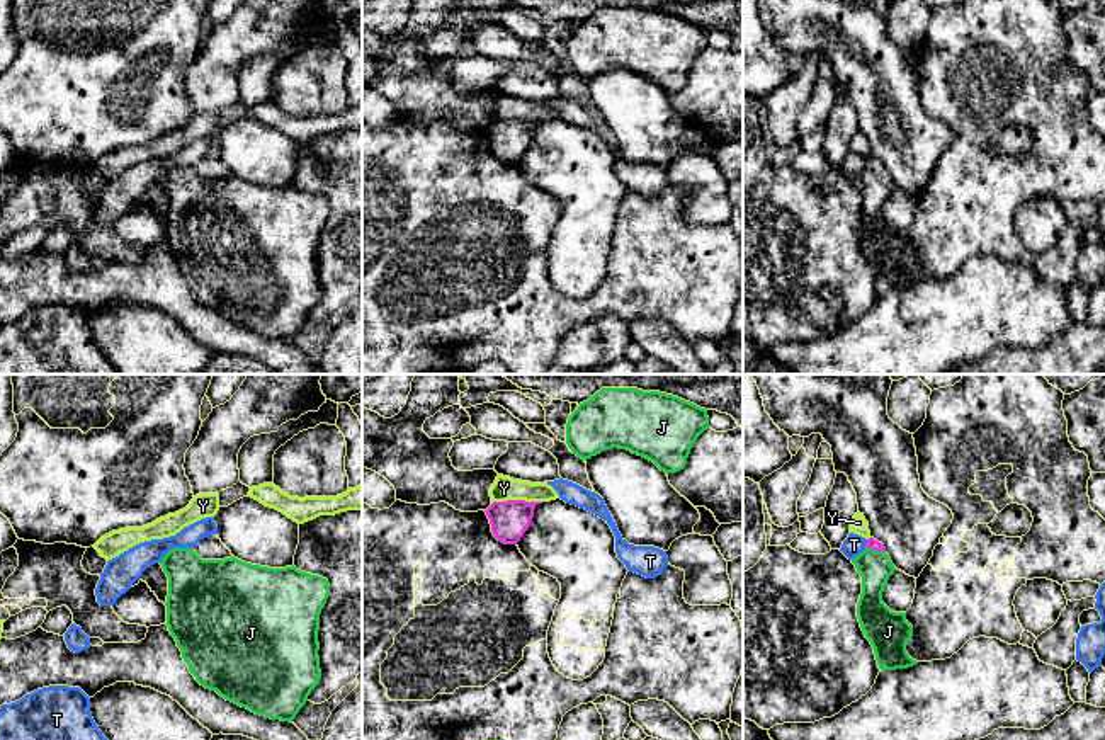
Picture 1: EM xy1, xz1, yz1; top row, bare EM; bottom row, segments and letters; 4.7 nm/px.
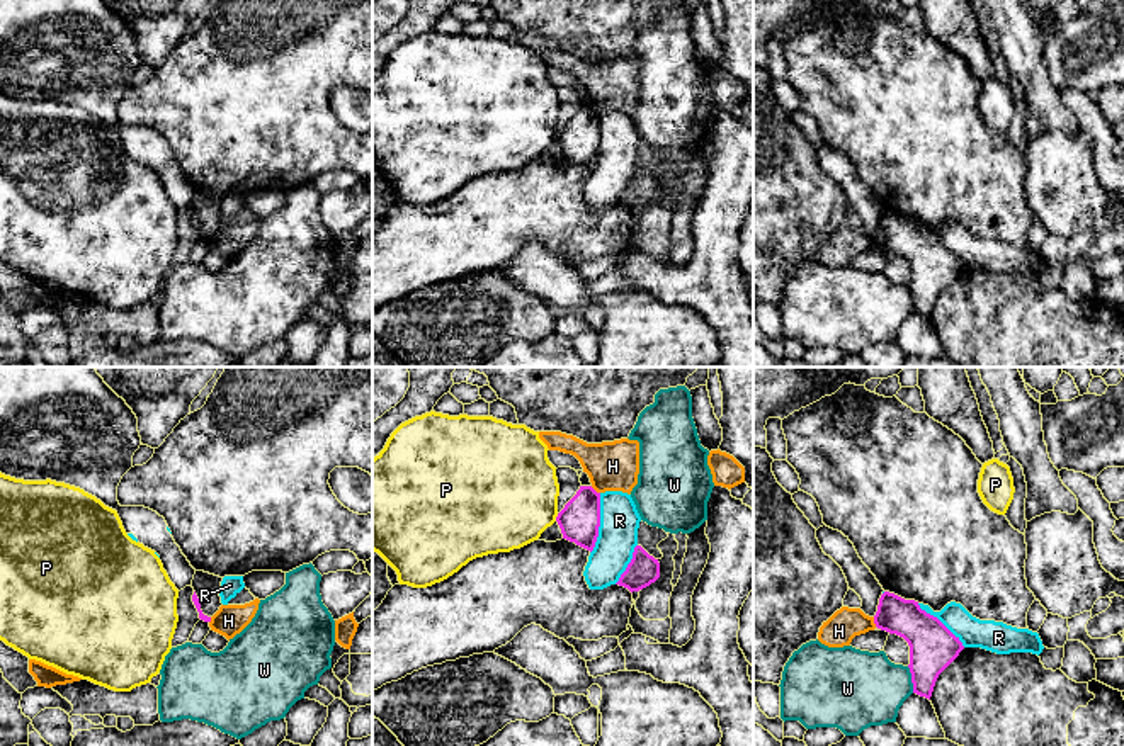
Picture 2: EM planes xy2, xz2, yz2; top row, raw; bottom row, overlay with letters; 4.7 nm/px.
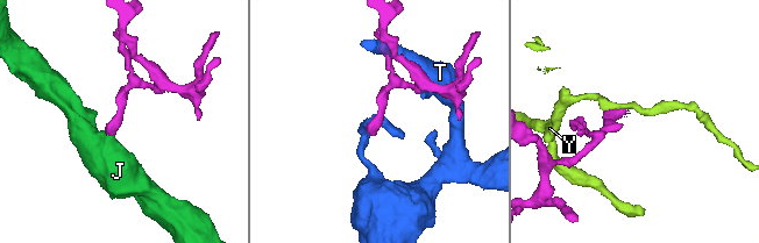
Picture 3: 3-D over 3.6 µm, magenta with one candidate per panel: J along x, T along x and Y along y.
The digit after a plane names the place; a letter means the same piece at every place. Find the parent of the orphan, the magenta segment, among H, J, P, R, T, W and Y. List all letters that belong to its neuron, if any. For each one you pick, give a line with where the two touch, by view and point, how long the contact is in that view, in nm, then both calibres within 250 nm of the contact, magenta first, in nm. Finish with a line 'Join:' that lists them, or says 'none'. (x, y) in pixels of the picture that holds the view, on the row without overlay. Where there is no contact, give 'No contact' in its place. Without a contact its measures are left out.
J: Touches magenta at yz1 (876, 169). Shared border 100 nm. Thickness 50 nm (magenta) against 160 nm
Join: J

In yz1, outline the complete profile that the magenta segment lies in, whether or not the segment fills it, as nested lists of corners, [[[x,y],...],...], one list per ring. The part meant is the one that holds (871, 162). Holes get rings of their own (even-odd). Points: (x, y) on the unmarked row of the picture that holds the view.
[[[869,157],[865,168],[852,182],[862,196],[857,236],[874,267],[879,287],[896,289],[916,284],[918,281],[906,270],[913,255],[906,231],[894,231],[882,221],[884,206],[896,189],[884,163]]]

